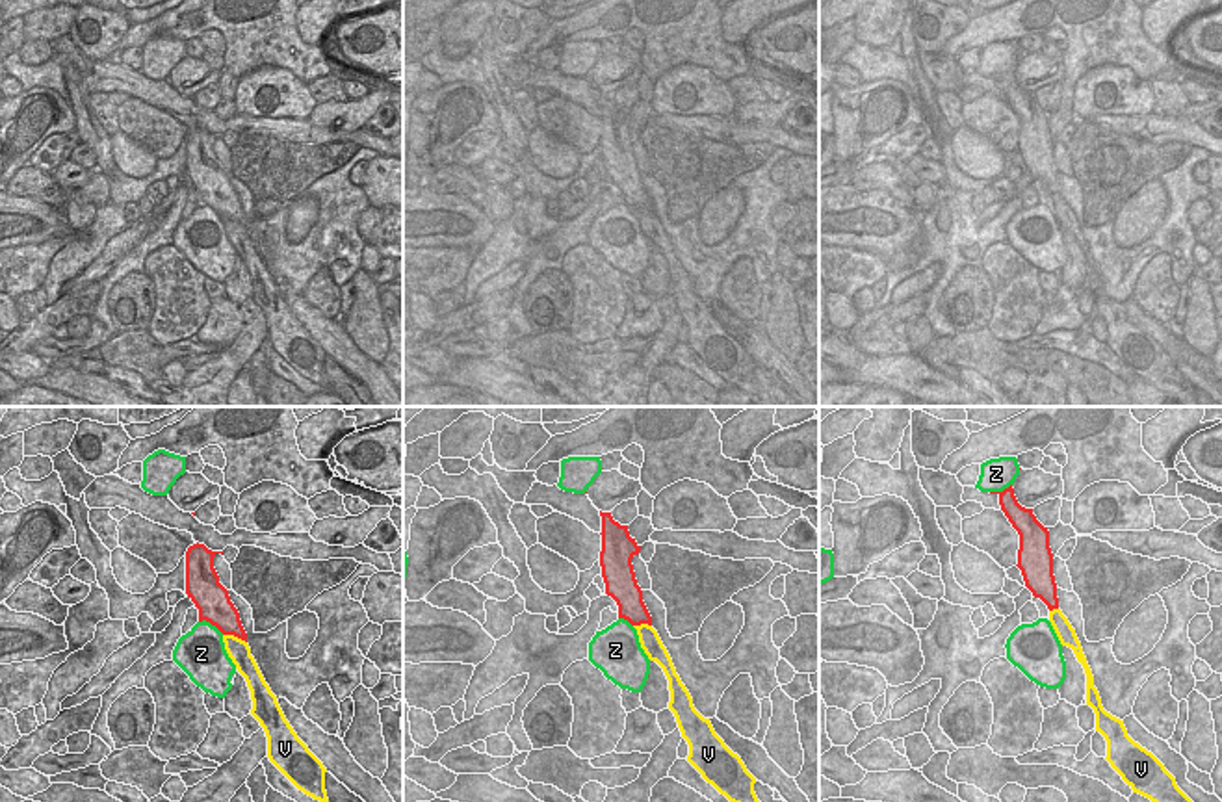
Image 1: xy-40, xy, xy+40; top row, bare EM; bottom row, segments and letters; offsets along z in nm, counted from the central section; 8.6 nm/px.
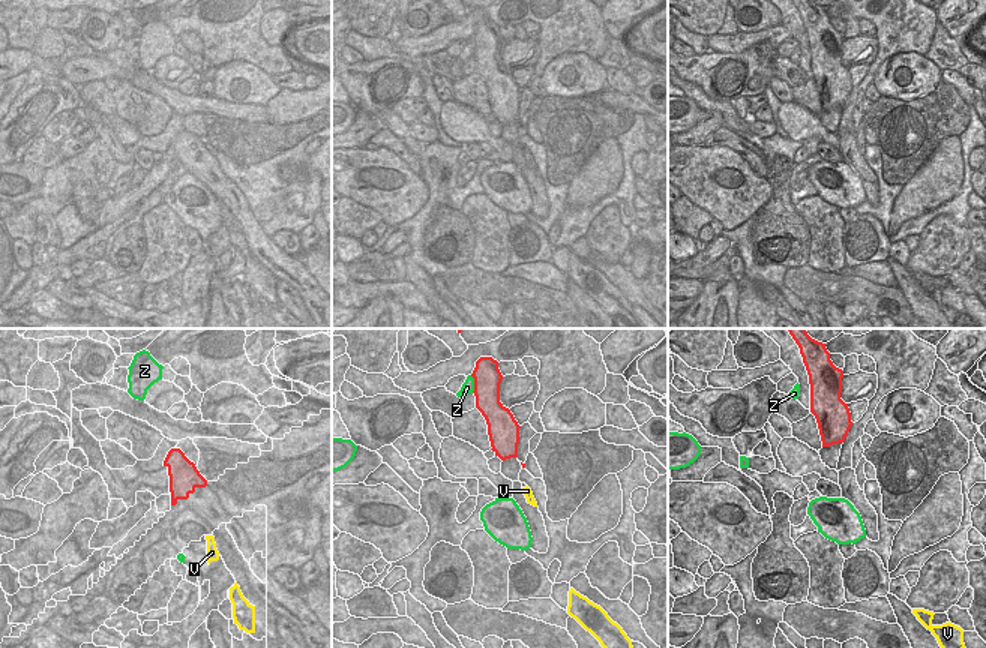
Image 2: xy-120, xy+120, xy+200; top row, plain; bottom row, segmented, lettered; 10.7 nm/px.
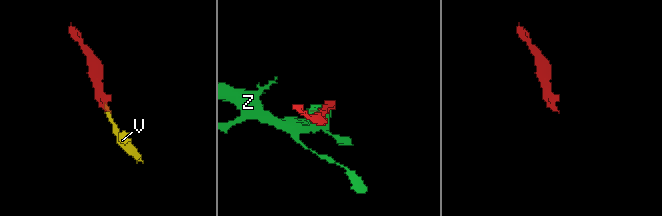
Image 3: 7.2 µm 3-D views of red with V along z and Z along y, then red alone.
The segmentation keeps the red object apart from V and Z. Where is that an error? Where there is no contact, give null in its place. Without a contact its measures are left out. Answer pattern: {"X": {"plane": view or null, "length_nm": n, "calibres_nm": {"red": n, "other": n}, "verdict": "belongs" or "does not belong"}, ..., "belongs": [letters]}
{"V": {"plane": "xy-40", "length_nm": 220, "calibres_nm": {"red": 280, "other": 200}, "verdict": "does not belong"}, "Z": {"plane": "xy-40", "length_nm": 260, "calibres_nm": {"red": 300, "other": 400}, "verdict": "does not belong"}, "belongs": []}

